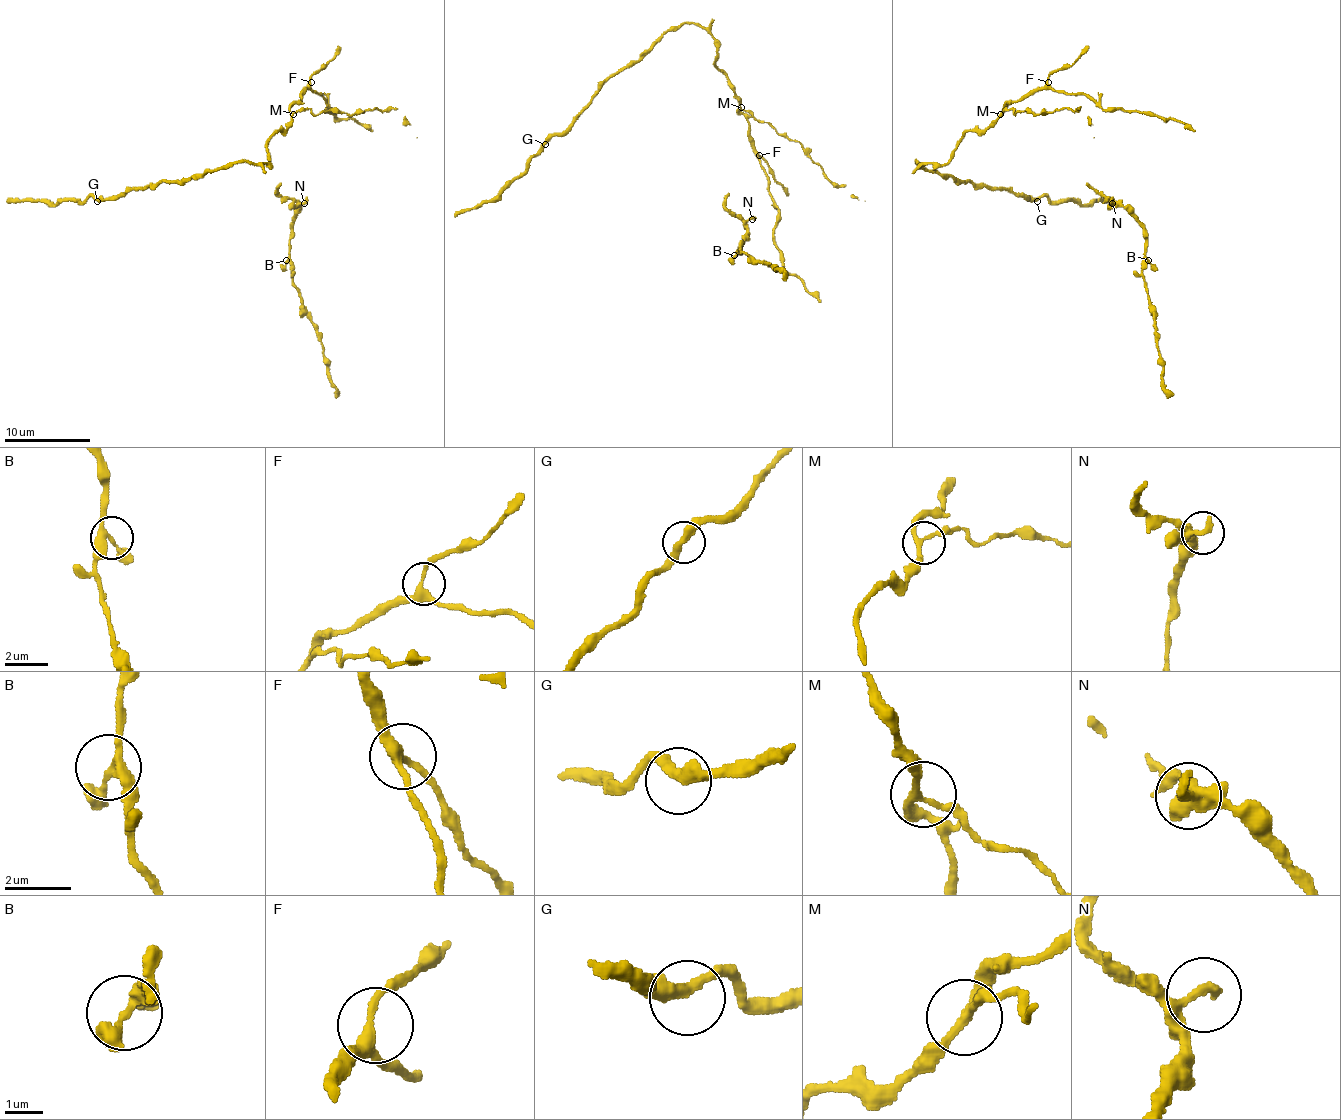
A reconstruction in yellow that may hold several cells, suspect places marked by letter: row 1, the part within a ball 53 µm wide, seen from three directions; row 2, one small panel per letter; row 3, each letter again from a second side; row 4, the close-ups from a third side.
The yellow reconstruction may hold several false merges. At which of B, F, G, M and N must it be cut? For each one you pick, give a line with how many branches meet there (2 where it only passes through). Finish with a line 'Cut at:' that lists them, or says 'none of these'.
Cut at: none of these

